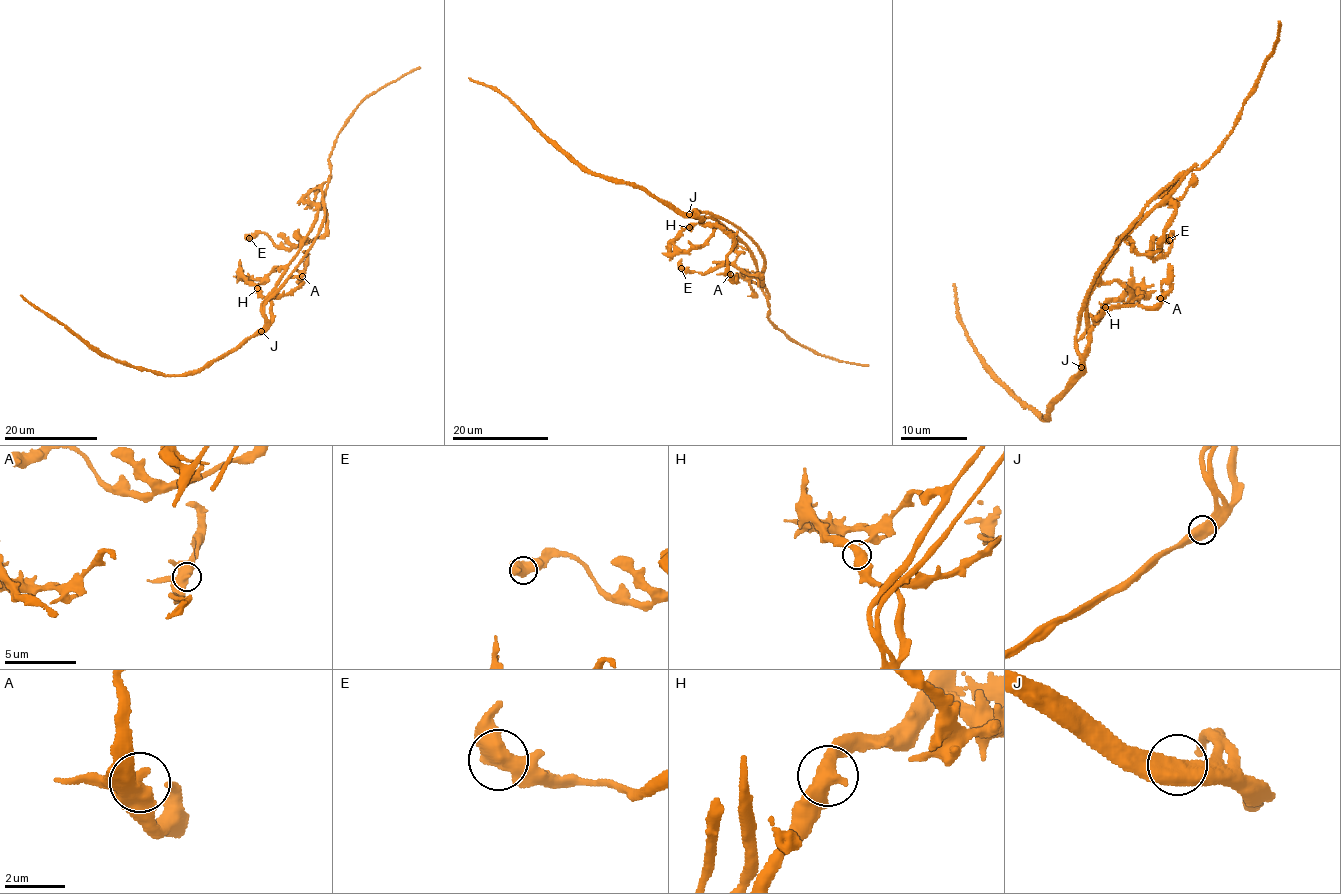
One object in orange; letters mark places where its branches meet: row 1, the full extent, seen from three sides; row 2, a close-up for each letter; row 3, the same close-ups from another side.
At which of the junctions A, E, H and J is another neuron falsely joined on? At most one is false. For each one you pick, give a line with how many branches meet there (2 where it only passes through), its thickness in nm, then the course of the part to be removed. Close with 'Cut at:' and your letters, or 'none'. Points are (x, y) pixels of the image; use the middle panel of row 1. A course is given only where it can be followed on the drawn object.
J: 2 | 700 nm | (689, 215), (629, 183), (588, 173), (556, 149), (507, 97), (468, 78)
Cut at: J

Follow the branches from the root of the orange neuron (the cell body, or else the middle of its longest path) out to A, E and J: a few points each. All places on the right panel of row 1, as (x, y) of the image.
A: (1089, 326), (1076, 343), (1081, 355), (1090, 348), (1090, 330), (1110, 308), (1134, 305), (1155, 307), (1160, 298)
E: (1089, 326), (1087, 299), (1117, 243), (1127, 240), (1140, 253), (1152, 257), (1168, 251), (1172, 234), (1169, 240)
J: (1089, 326), (1076, 343), (1082, 367)

